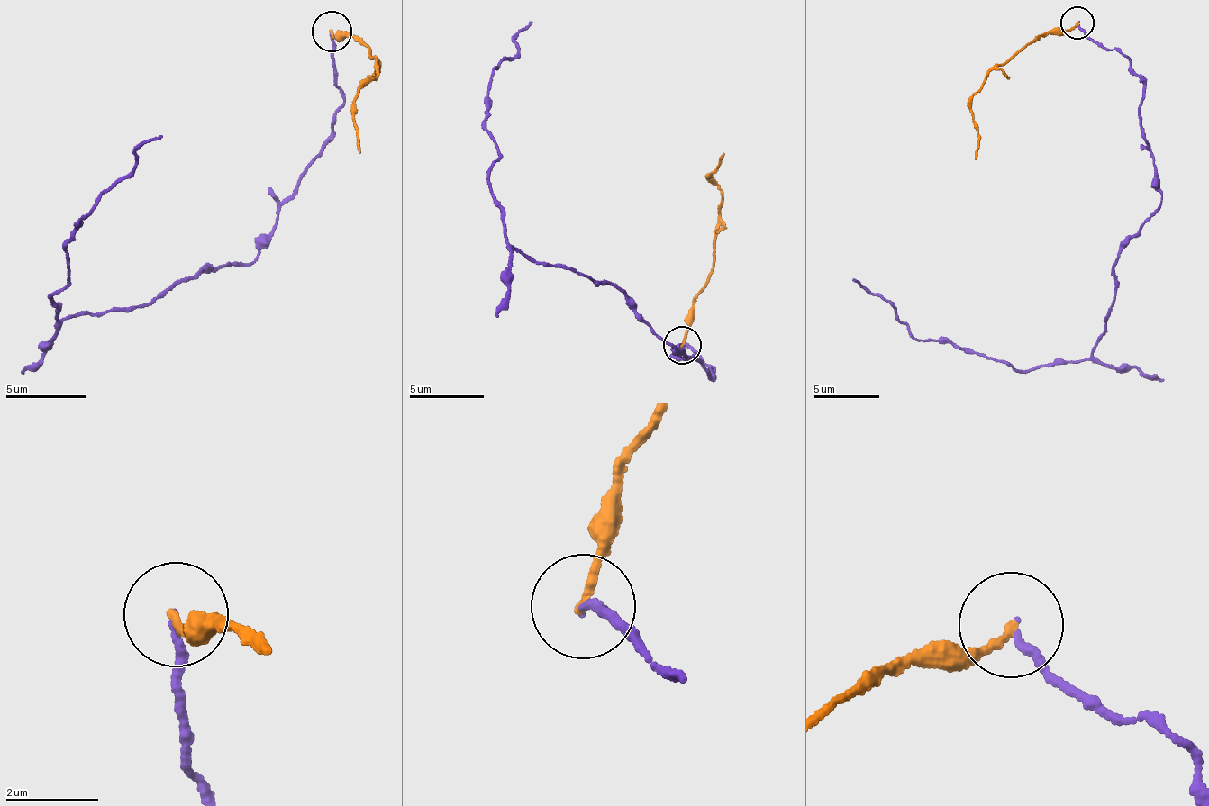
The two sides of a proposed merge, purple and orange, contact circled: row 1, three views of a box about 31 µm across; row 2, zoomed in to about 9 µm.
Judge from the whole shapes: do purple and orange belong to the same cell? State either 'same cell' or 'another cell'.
another cell

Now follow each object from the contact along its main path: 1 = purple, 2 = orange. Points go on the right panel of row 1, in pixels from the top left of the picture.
1: (1078, 22), (1144, 86), (1162, 197), (1118, 251), (1093, 353), (1023, 371), (915, 339), (853, 280)
2: (1078, 22), (1066, 31), (1043, 33), (1027, 43), (985, 76), (970, 111), (977, 129), (975, 159)

